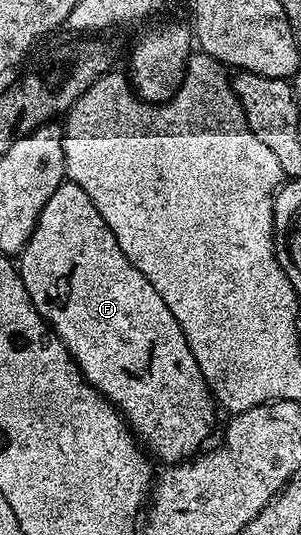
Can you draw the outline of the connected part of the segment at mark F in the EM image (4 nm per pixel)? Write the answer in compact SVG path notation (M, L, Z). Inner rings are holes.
M66 180L52 192L16 265L38 315L66 345L86 383L125 419L151 459L177 464L203 449L202 441L214 426L216 402L200 372L200 364L196 364L196 356L192 356L176 316L168 312L168 304L160 300L156 288L120 252L116 236L112 236L104 216L96 212L84 188Z

